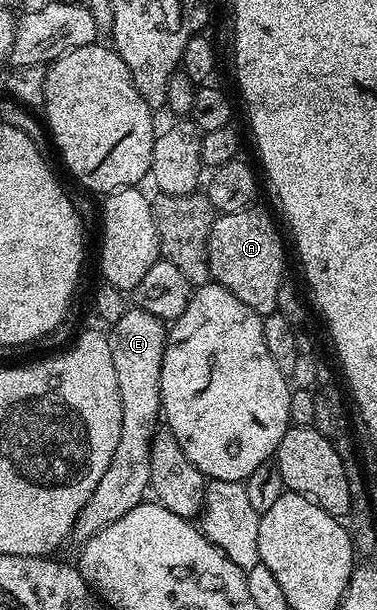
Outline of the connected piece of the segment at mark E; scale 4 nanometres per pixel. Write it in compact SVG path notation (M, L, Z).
M134 305L116 321L108 331L110 348L112 349L112 365L116 365L116 382L120 385L120 409L122 410L122 424L120 425L120 441L116 445L116 453L112 453L112 461L108 461L108 469L104 469L104 477L96 481L96 489L92 489L92 497L88 497L82 504L78 520L74 522L72 532L73 542L81 545L87 543L100 529L112 525L112 521L120 521L124 513L132 513L136 505L140 505L150 491L152 477L152 453L150 446L154 440L154 432L159 430L162 415L162 393L160 387L160 373L164 361L164 349L168 327L163 320L157 319L143 307Z

